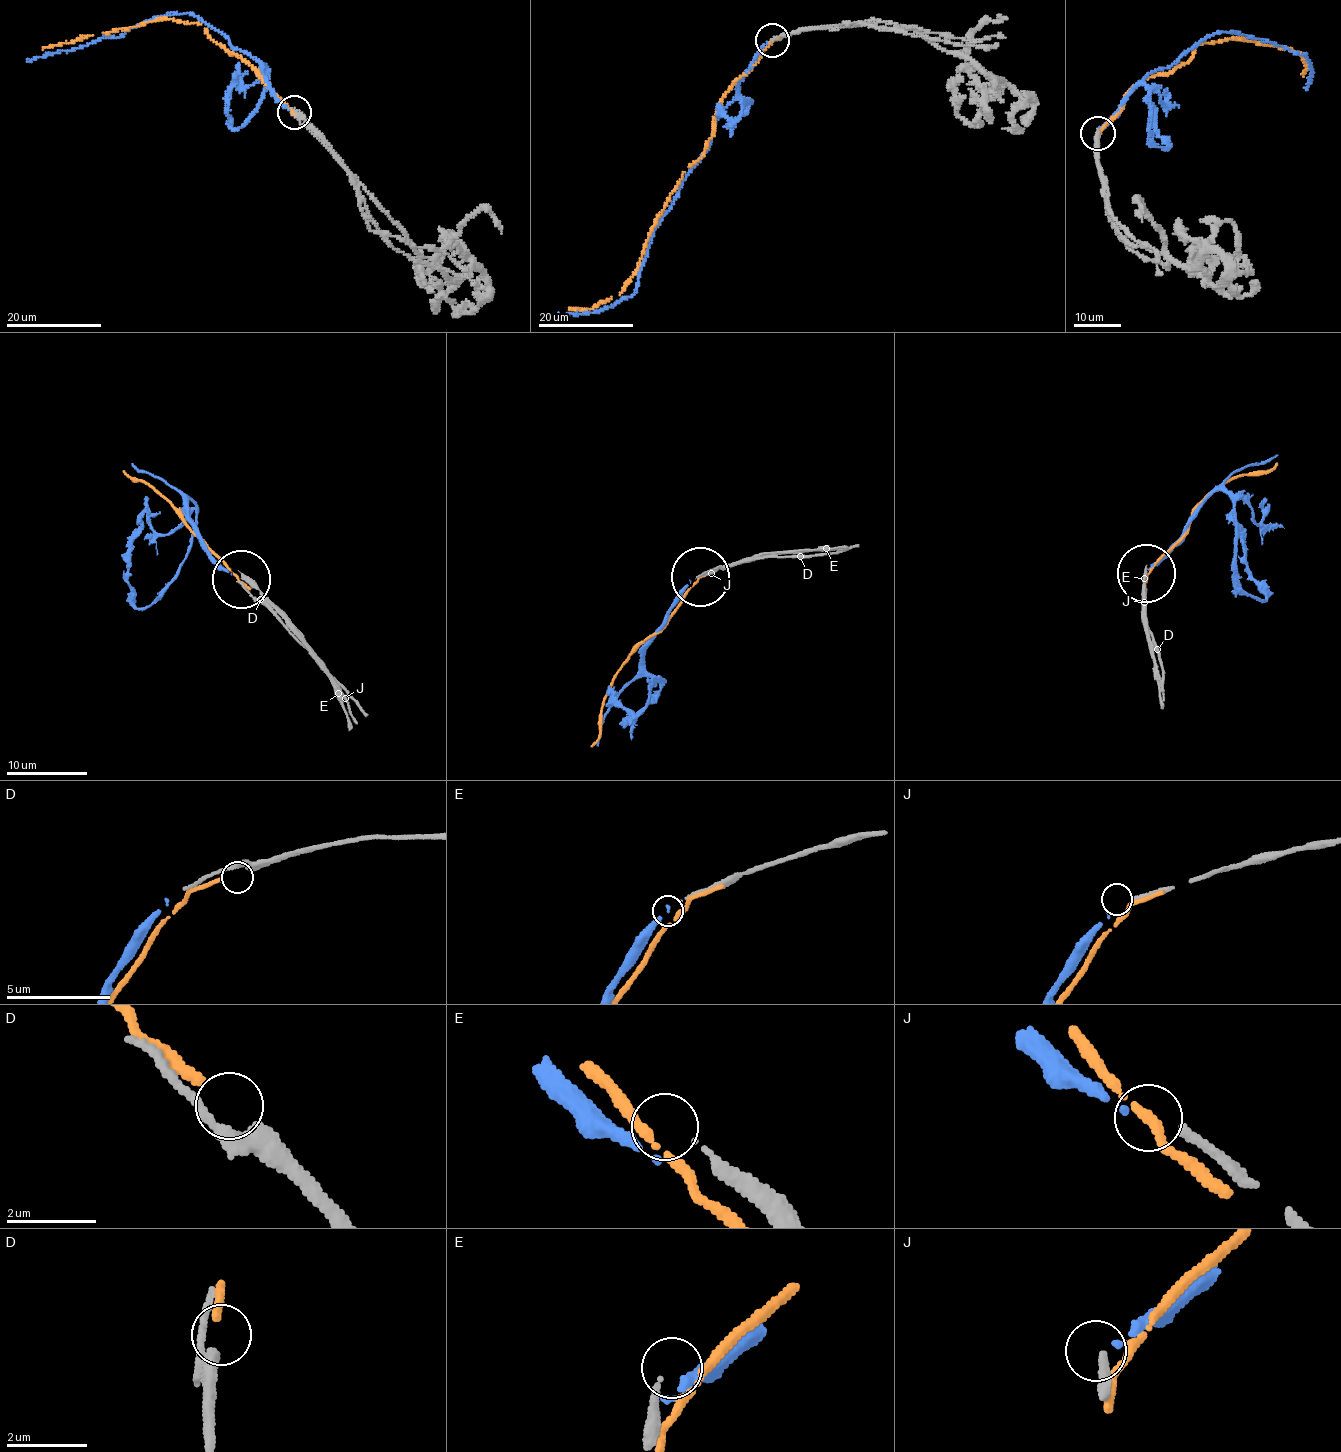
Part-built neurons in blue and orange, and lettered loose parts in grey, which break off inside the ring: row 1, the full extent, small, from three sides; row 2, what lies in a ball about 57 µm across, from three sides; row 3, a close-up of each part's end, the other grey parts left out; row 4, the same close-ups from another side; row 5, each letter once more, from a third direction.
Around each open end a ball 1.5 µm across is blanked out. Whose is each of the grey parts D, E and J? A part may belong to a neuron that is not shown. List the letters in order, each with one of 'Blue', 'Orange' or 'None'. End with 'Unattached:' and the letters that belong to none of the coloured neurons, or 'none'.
D: Orange
E: None
J: Blue
Unattached: E

